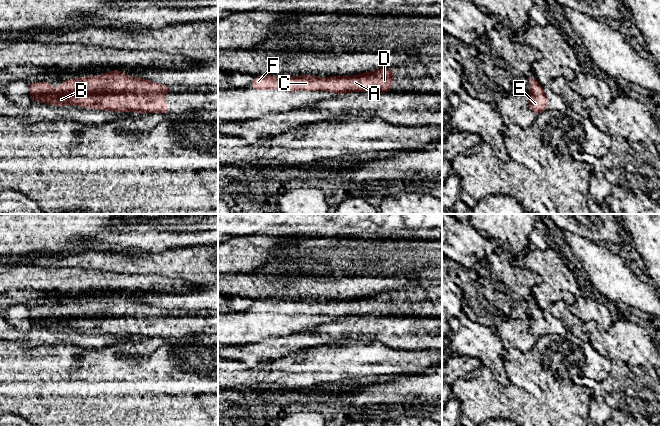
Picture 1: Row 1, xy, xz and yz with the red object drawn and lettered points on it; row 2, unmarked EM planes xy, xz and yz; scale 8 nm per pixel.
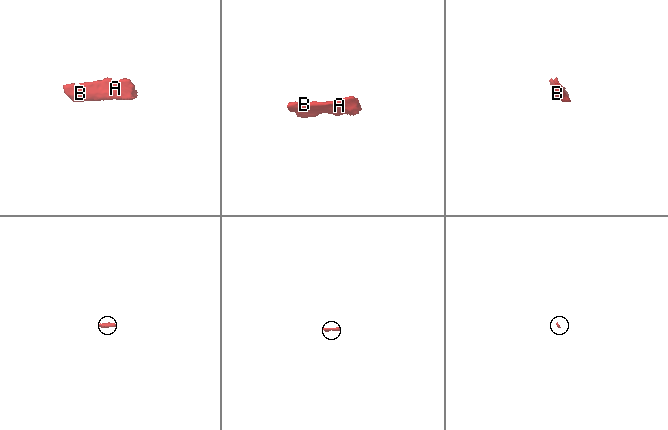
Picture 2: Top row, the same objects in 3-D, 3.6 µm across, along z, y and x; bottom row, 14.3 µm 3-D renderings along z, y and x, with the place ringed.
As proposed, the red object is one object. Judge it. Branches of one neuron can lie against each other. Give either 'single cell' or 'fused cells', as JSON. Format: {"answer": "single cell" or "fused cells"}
{"answer": "single cell"}

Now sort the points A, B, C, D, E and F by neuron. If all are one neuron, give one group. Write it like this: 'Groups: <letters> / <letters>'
Groups: A B C D E F

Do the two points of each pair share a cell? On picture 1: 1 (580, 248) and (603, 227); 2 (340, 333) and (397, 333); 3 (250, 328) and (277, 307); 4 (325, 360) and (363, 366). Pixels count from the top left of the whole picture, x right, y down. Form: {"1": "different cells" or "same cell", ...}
{"1": "different cells", "2": "same cell", "3": "same cell", "4": "same cell"}

